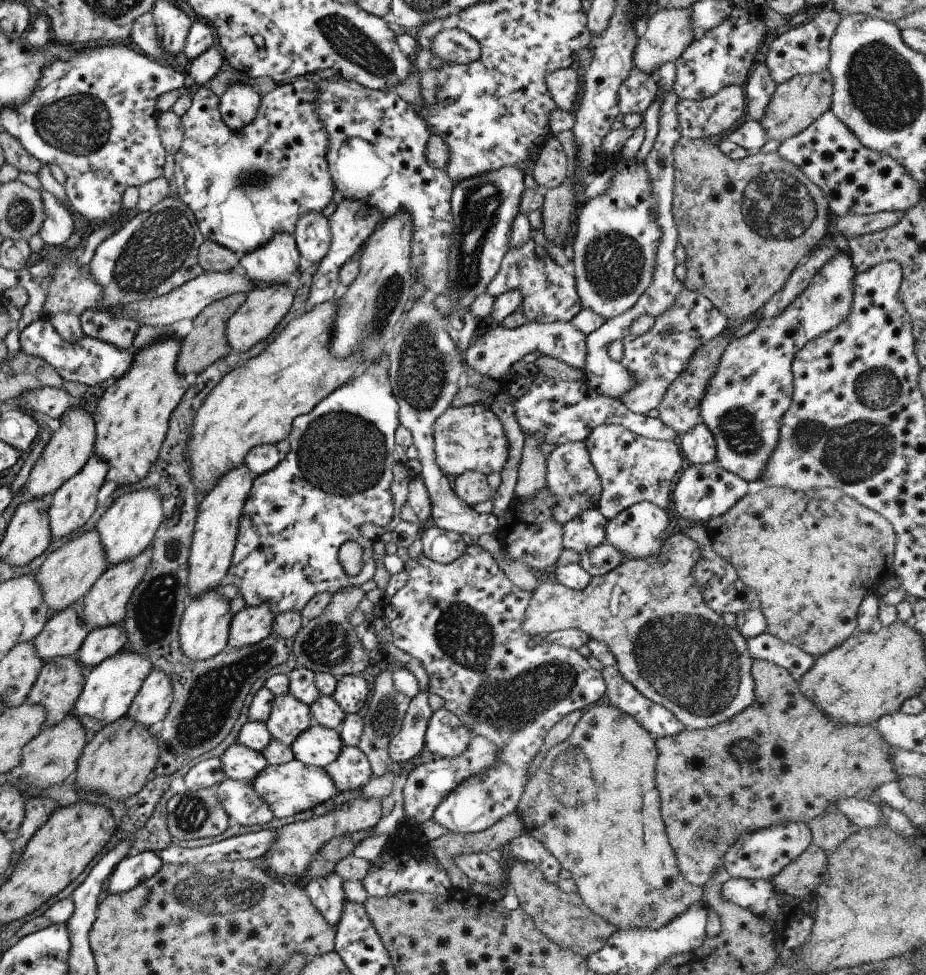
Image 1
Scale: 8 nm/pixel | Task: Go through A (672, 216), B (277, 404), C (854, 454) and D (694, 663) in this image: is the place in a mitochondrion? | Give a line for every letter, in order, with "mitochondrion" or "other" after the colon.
A: other
B: other
C: mitochondrion
D: mitochondrion

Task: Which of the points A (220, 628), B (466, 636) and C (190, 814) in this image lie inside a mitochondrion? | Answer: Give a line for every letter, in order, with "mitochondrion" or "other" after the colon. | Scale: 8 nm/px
A: other
B: mitochondrion
C: mitochondrion

